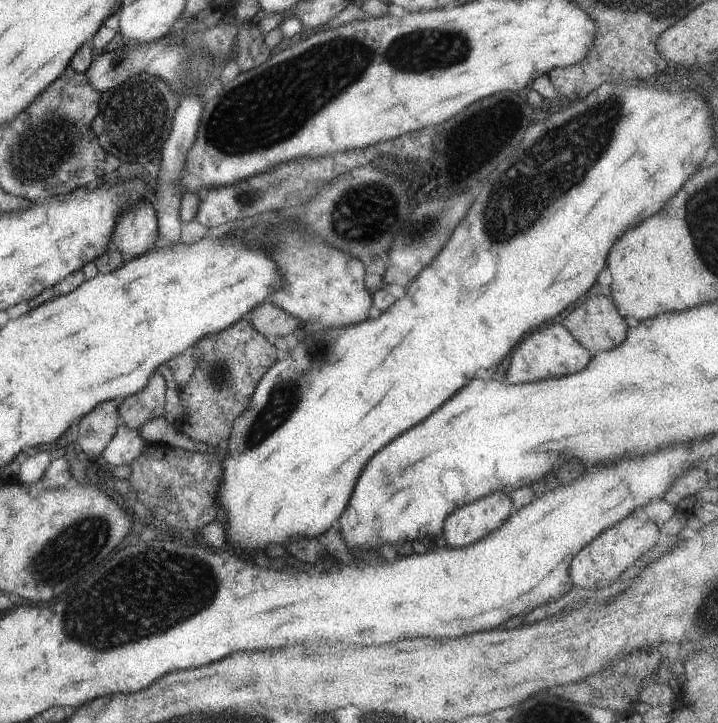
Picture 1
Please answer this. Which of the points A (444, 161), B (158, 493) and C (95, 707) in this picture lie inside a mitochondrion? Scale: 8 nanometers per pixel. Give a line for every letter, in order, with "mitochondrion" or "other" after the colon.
A: other
B: mitochondrion
C: other

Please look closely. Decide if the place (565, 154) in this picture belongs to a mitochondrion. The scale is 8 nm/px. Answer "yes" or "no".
yes

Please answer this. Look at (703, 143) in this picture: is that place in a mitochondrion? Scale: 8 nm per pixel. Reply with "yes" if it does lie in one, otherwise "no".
no

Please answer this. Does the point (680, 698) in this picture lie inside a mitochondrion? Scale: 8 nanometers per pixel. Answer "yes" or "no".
no

